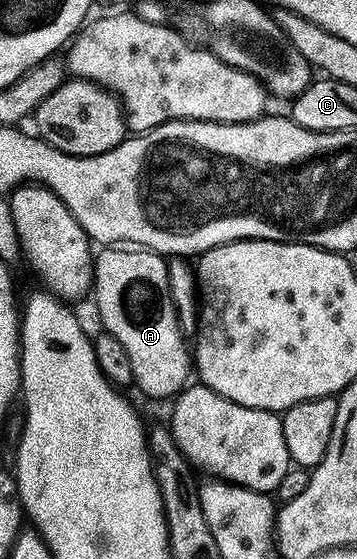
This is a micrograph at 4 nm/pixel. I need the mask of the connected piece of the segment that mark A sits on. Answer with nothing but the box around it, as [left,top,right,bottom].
[92,247,191,397]

